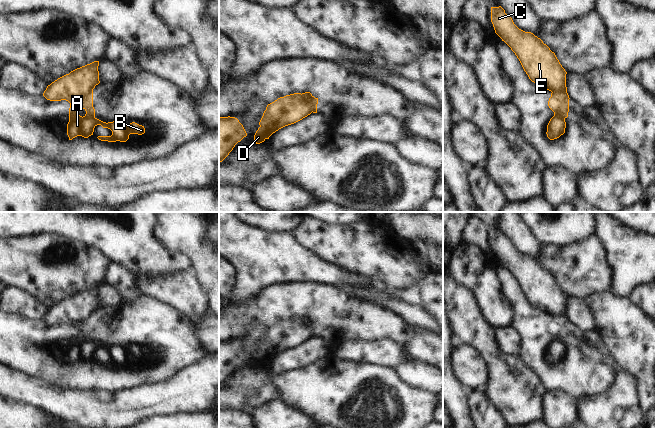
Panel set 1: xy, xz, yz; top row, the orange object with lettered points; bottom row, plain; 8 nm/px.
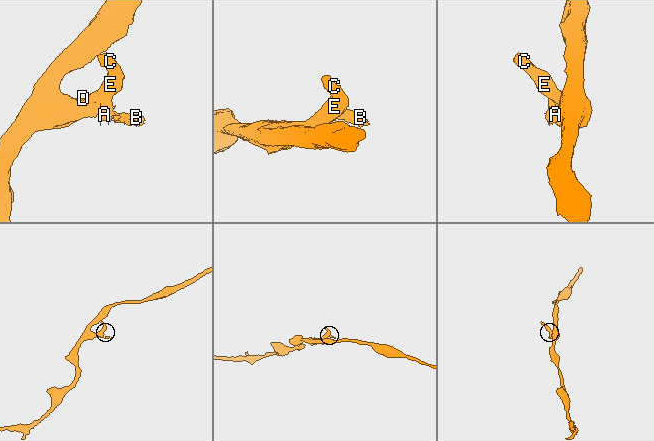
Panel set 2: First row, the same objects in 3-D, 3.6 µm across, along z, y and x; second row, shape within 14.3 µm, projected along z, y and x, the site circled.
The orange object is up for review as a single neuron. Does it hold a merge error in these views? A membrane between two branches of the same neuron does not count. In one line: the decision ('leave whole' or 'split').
split

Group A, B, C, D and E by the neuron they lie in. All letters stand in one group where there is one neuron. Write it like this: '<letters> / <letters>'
A B / C D E

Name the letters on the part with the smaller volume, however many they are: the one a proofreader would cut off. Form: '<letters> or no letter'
A, B

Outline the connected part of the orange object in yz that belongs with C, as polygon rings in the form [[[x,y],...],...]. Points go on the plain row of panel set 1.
[[[501,230],[491,231],[491,246],[495,257],[515,277],[532,306],[551,316],[567,316],[567,296],[540,262],[519,253]]]

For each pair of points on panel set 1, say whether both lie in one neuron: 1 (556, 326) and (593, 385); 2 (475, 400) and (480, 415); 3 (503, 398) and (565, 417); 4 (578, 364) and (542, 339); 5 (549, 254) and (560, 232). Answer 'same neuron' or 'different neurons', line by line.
1: same neuron
2: same neuron
3: different neurons
4: same neuron
5: different neurons

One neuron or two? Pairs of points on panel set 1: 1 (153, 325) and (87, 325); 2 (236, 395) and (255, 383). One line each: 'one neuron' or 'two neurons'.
1: one neuron
2: one neuron

